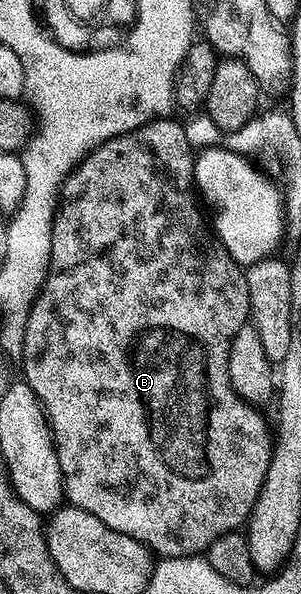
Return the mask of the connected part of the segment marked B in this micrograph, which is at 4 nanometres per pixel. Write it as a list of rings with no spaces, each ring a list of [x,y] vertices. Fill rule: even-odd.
[[[156,119],[145,121],[140,129],[135,129],[131,133],[126,133],[120,137],[114,137],[105,142],[104,145],[98,145],[90,155],[83,158],[75,166],[73,172],[63,181],[63,188],[59,191],[59,199],[55,211],[55,222],[51,228],[51,262],[47,268],[47,277],[43,280],[43,285],[39,289],[39,294],[35,297],[35,302],[31,305],[29,319],[25,327],[25,347],[21,364],[23,364],[22,380],[27,382],[37,395],[37,399],[43,404],[43,412],[47,414],[47,420],[51,427],[51,435],[55,439],[55,450],[57,459],[61,463],[61,475],[63,476],[63,496],[74,508],[81,511],[89,511],[89,515],[97,515],[105,527],[113,527],[113,531],[121,531],[121,535],[129,535],[129,539],[137,539],[141,544],[147,546],[152,554],[160,558],[169,557],[198,557],[206,554],[209,546],[215,542],[218,537],[226,533],[236,532],[240,527],[246,526],[247,519],[250,517],[253,507],[257,503],[257,495],[265,483],[265,475],[269,471],[269,459],[271,458],[271,447],[273,440],[272,430],[269,428],[269,421],[262,417],[260,410],[256,406],[249,404],[237,391],[231,386],[229,379],[229,347],[233,343],[233,335],[241,331],[241,327],[248,324],[251,316],[249,307],[249,283],[244,266],[236,263],[225,251],[225,247],[215,236],[212,226],[203,218],[204,210],[201,208],[200,198],[195,190],[195,158],[196,154],[191,148],[187,138],[187,130],[182,124],[171,121],[172,119]]]

